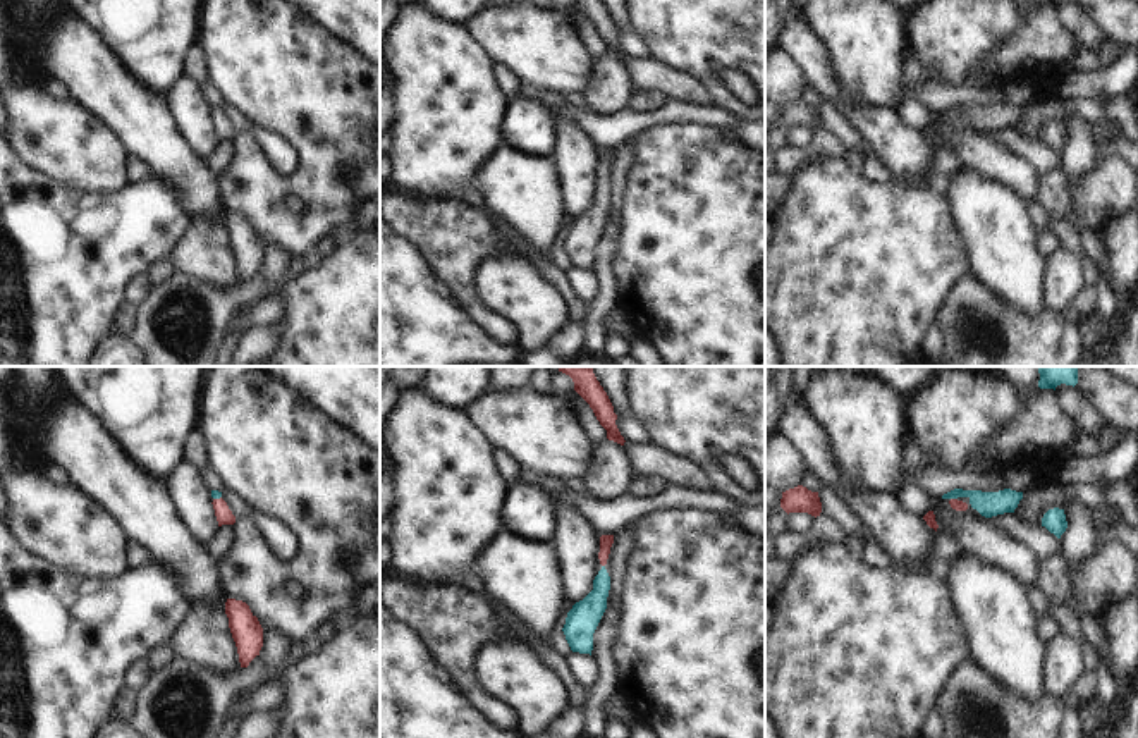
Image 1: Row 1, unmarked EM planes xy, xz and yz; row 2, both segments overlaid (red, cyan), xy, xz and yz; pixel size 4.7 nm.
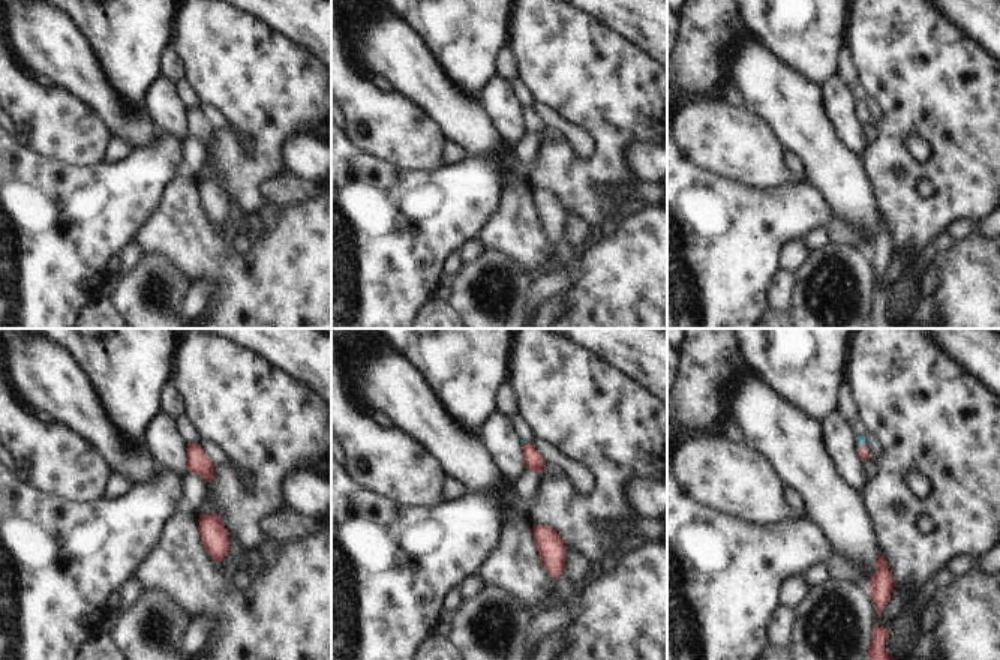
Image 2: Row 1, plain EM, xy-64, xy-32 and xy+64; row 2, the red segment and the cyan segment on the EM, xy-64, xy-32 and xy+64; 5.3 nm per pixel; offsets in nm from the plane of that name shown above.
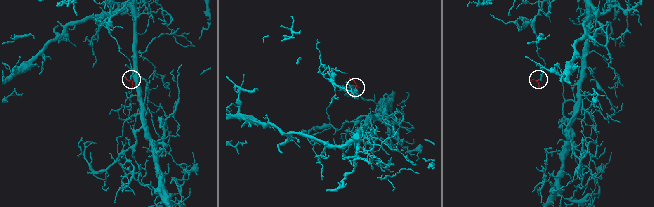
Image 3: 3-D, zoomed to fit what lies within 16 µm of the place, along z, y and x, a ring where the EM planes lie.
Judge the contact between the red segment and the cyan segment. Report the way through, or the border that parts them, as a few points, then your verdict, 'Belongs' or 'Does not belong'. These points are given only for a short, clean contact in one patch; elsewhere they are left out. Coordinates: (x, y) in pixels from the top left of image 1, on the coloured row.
Path across: xy (224, 515), (217, 499), (215, 494). Belongs

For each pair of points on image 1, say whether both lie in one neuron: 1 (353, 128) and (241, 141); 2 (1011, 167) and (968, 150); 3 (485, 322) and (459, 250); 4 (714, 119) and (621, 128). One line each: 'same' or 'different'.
1: same
2: same
3: same
4: same

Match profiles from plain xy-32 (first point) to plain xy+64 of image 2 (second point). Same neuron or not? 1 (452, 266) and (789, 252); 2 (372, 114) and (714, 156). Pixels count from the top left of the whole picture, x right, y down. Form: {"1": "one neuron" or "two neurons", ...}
{"1": "one neuron", "2": "one neuron"}

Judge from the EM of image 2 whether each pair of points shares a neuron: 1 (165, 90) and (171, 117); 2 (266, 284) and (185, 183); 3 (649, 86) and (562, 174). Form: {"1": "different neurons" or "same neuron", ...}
{"1": "same neuron", "2": "same neuron", "3": "same neuron"}

